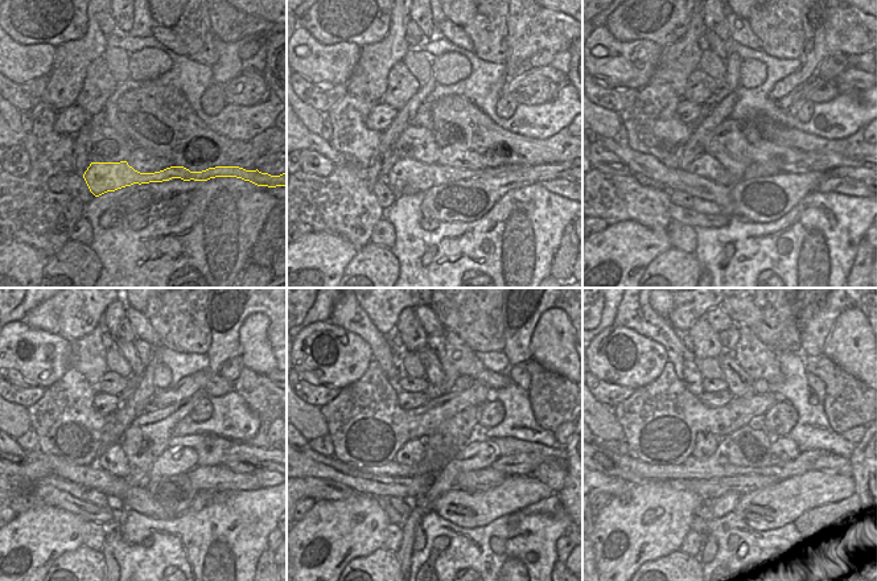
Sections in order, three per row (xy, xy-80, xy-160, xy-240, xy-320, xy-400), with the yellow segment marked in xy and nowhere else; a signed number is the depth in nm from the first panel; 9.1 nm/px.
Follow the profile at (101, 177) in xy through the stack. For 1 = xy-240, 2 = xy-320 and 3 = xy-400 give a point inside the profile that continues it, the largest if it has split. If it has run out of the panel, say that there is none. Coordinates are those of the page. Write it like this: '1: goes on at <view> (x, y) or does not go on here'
1: goes on at xy-240 (114, 461)
2: goes on at xy-320 (411, 453)
3: goes on at xy-400 (705, 444)

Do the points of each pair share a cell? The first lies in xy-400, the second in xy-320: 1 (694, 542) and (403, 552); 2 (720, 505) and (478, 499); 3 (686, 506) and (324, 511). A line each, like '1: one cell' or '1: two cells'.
1: two cells
2: two cells
3: one cell

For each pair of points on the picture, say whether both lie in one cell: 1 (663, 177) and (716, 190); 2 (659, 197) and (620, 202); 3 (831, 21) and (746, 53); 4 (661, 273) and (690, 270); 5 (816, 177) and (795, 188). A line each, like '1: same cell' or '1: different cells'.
1: same cell
2: same cell
3: different cells
4: same cell
5: same cell

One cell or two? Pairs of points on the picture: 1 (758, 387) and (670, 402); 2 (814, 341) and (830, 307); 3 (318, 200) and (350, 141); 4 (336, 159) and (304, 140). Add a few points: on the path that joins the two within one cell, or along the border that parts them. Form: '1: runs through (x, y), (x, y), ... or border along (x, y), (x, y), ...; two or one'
1: border along (770, 390), (754, 394); two
2: runs through (814, 333), (815, 321), (822, 314); one
3: runs through (334, 190), (359, 165), (359, 157); one
4: runs through (328, 151), (312, 141); one

